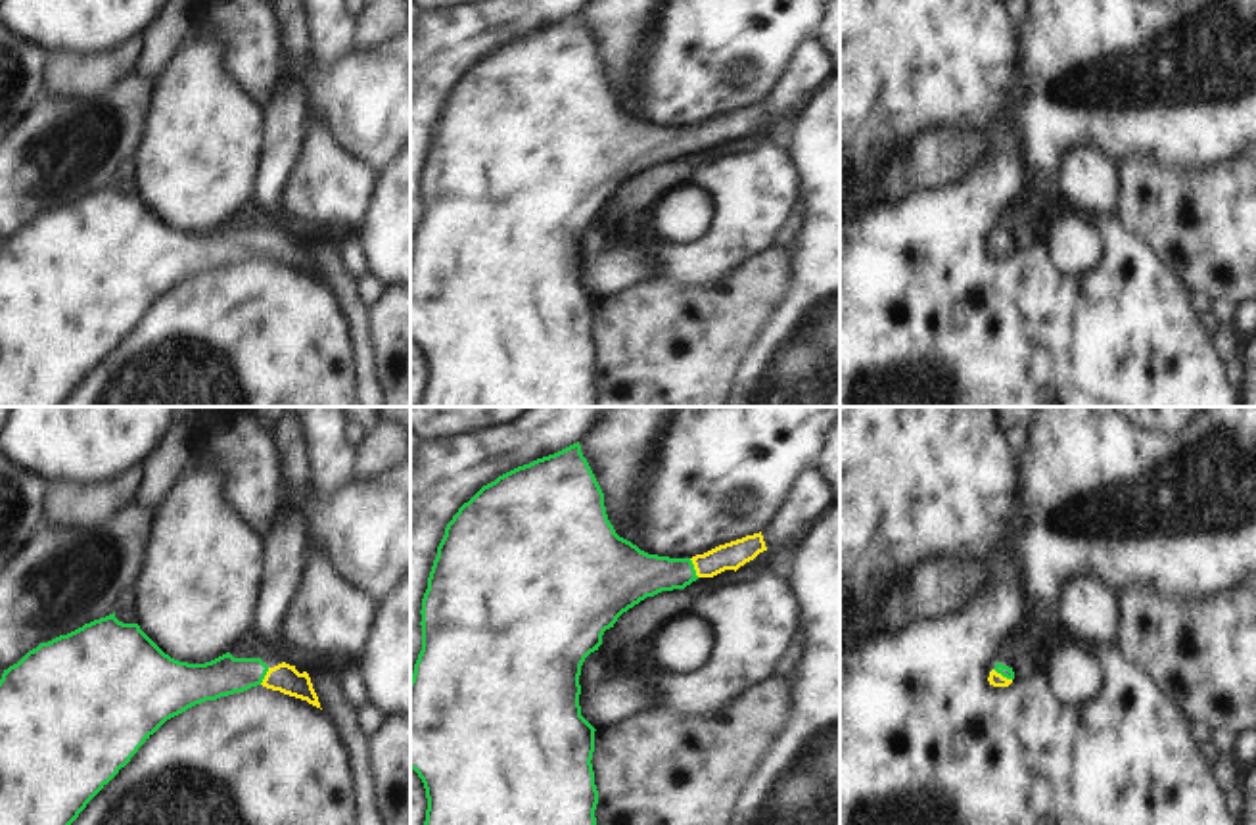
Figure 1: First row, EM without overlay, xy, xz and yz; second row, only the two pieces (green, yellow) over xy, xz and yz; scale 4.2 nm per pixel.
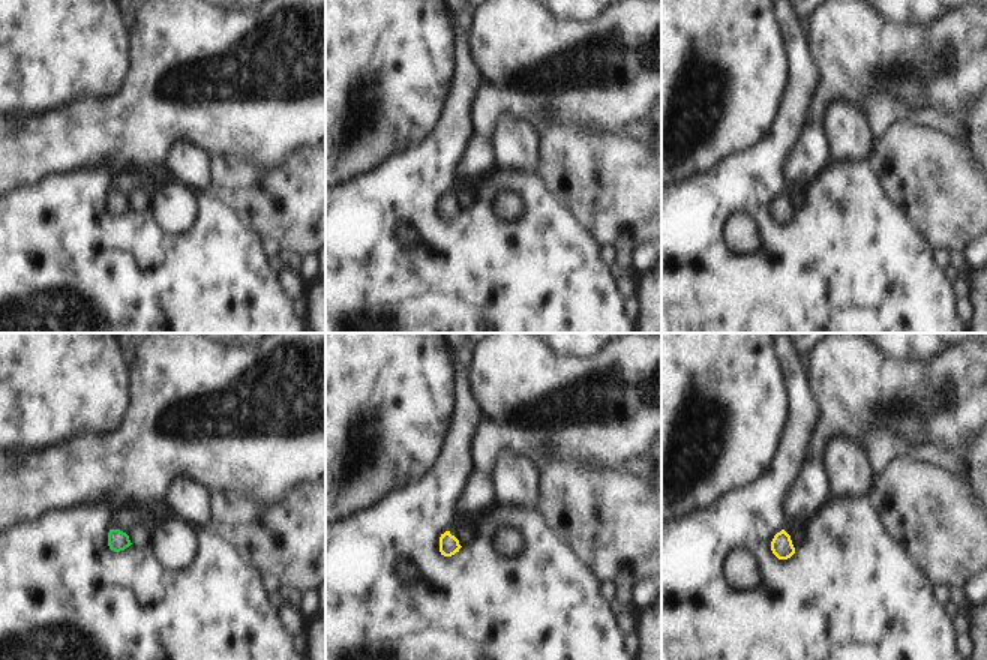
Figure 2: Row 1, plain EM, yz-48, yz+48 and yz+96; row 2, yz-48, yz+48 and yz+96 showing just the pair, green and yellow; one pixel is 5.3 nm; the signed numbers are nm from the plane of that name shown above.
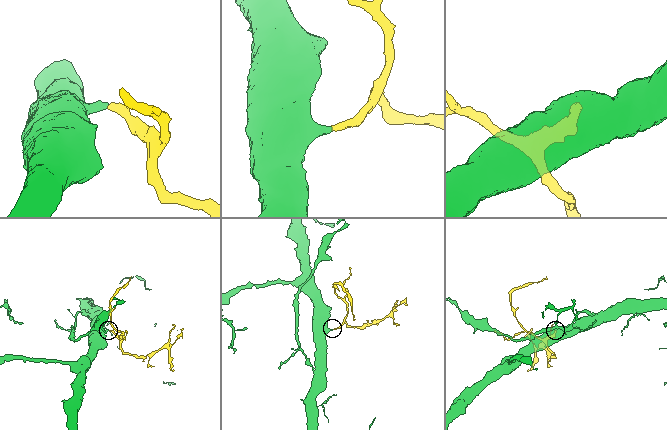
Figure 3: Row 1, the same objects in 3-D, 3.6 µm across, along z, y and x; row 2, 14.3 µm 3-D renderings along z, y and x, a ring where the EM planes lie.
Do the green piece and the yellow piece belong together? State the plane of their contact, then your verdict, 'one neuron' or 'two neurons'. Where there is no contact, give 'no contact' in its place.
contact in xz; one neuron

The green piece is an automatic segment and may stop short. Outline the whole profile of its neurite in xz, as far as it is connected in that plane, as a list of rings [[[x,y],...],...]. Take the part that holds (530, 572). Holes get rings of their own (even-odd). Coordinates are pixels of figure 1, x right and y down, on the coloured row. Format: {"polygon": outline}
{"polygon": [[[579,441],[554,455],[518,466],[483,485],[447,524],[422,599],[422,650],[410,679],[410,769],[418,773],[426,789],[428,810],[424,825],[596,825],[598,790],[591,764],[596,729],[581,716],[579,706],[579,675],[585,658],[598,650],[604,631],[614,627],[623,612],[646,597],[685,589],[698,578],[713,578],[725,570],[736,572],[763,551],[767,547],[761,531],[692,558],[669,558],[640,551],[631,541],[619,537],[610,524],[604,493],[581,453]]]}

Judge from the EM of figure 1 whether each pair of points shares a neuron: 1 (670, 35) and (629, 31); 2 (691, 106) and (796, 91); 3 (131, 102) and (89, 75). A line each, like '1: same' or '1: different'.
1: different
2: different
3: different

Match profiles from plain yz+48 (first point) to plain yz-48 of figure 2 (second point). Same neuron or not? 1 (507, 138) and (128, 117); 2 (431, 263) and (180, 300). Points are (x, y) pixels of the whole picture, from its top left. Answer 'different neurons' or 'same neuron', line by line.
1: different neurons
2: same neuron

